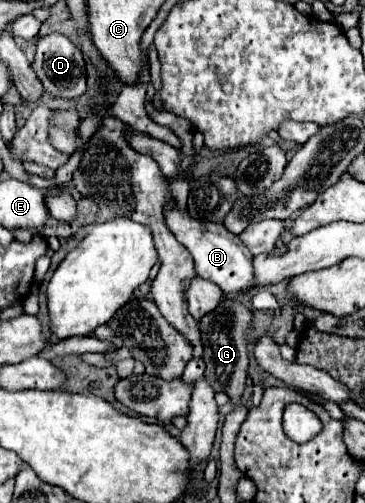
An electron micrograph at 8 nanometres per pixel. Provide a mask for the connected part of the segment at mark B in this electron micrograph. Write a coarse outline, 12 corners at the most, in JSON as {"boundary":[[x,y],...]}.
{"boundary":[[165,213],[199,277],[223,293],[253,287],[253,255],[223,225]]}

